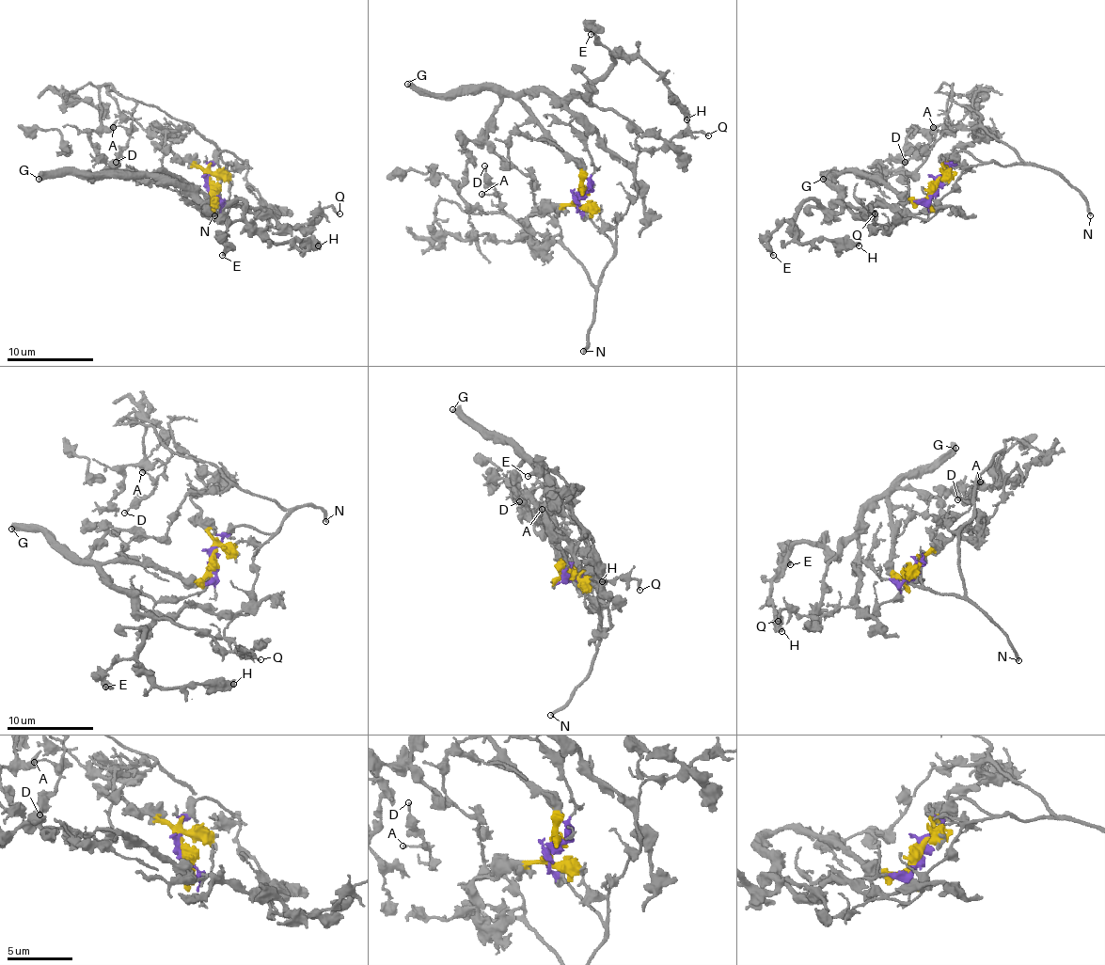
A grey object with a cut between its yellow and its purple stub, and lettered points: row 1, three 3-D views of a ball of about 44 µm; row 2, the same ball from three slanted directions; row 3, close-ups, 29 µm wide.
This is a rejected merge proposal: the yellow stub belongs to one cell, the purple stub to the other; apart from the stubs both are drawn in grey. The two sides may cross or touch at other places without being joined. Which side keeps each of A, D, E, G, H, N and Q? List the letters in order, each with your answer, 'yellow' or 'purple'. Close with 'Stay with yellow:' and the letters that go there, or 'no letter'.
A: purple
D: purple
E: yellow
G: yellow
H: yellow
N: purple
Q: purple
Stay with yellow: E, G, H

